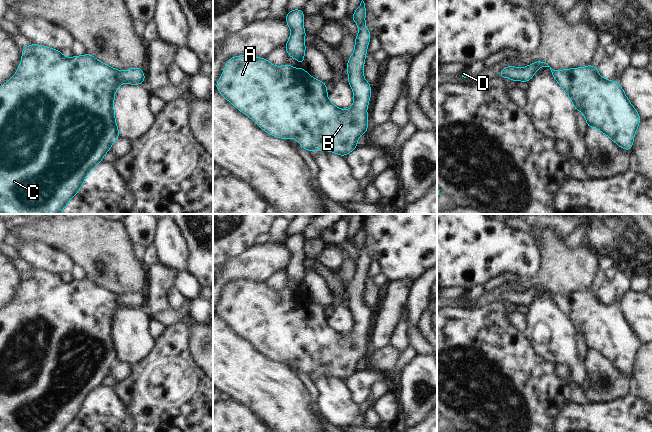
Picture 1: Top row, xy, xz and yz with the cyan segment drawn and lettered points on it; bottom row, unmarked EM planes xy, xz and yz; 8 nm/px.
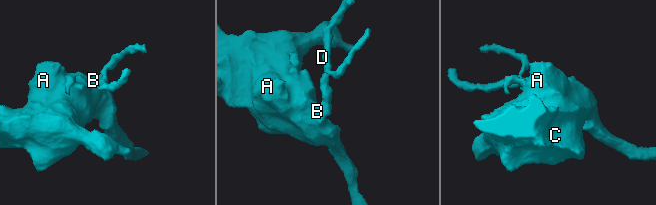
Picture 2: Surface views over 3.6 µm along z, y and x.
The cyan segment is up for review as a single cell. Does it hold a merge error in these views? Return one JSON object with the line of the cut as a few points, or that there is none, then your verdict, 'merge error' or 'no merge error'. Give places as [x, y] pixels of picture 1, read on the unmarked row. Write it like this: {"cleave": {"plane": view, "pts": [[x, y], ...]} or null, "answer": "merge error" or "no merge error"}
{"cleave": null, "answer": "no merge error"}

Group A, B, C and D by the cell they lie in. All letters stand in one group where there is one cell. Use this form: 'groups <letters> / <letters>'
groups A B C D

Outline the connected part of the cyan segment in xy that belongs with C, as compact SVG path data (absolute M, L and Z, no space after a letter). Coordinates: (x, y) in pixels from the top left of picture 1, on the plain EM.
M37 268L21 272L22 285L15 299L0 311L0 432L64 432L77 418L89 396L102 385L119 362L114 338L114 319L122 307L142 308L145 298L138 290L128 295L112 292L90 278L66 282L60 275Z

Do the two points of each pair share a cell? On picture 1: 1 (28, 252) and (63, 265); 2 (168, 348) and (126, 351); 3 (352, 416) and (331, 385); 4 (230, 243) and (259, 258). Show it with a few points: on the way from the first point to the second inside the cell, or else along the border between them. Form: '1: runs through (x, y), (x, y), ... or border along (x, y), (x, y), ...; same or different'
1: runs through (37, 254), (54, 259); same
2: border along (156, 339), (153, 350), (134, 364); different
3: runs through (344, 408), (335, 399), (333, 393); same
4: border along (255, 245), (224, 262); different

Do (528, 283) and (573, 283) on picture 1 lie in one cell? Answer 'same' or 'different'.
same

